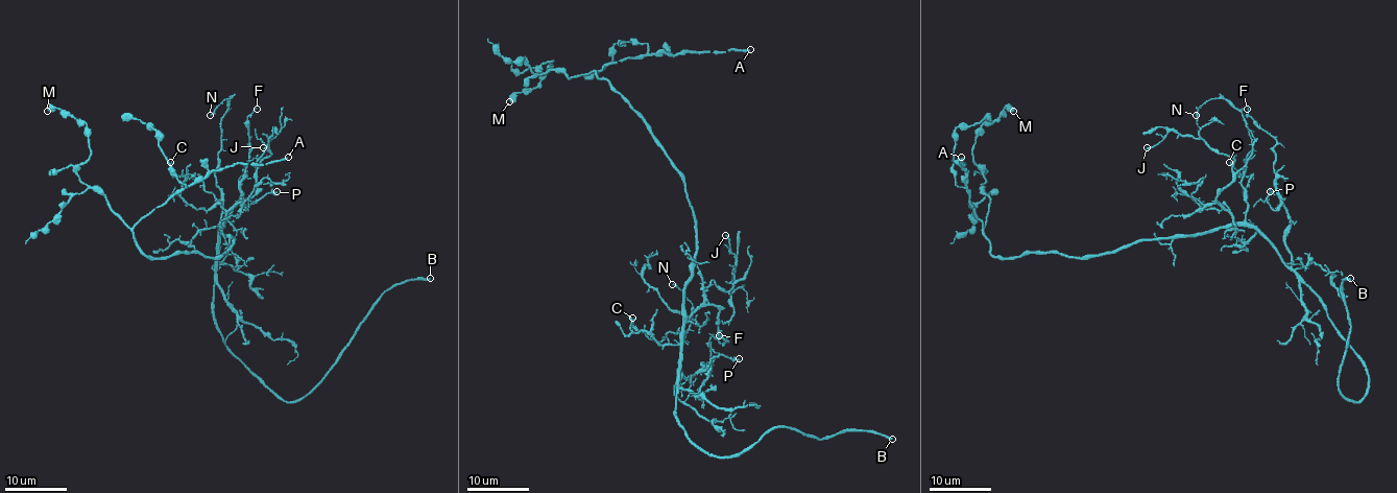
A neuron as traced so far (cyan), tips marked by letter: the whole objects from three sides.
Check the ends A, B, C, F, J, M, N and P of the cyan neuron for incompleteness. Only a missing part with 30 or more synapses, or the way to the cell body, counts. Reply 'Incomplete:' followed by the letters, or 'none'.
Incomplete: A, B

